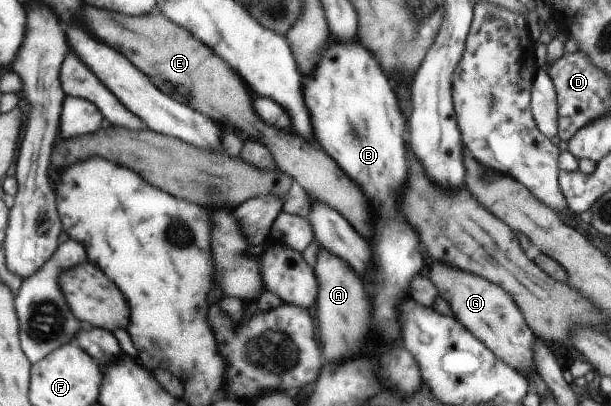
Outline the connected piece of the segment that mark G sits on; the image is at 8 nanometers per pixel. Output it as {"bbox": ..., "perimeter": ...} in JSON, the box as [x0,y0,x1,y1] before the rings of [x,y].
{"bbox":[430,263,534,374],"perimeter":[[[432,263],[430,267],[430,281],[434,283],[438,295],[442,299],[448,301],[454,317],[466,325],[466,329],[470,329],[470,333],[474,333],[474,337],[478,337],[478,341],[482,341],[482,345],[486,349],[490,349],[492,353],[500,357],[502,361],[506,361],[506,365],[512,366],[523,374],[526,369],[534,368],[532,363],[532,335],[520,315],[520,311],[516,309],[512,297],[508,293],[504,293],[500,287],[478,279],[470,273],[464,271],[450,271],[446,267],[442,267],[440,263]]]}

